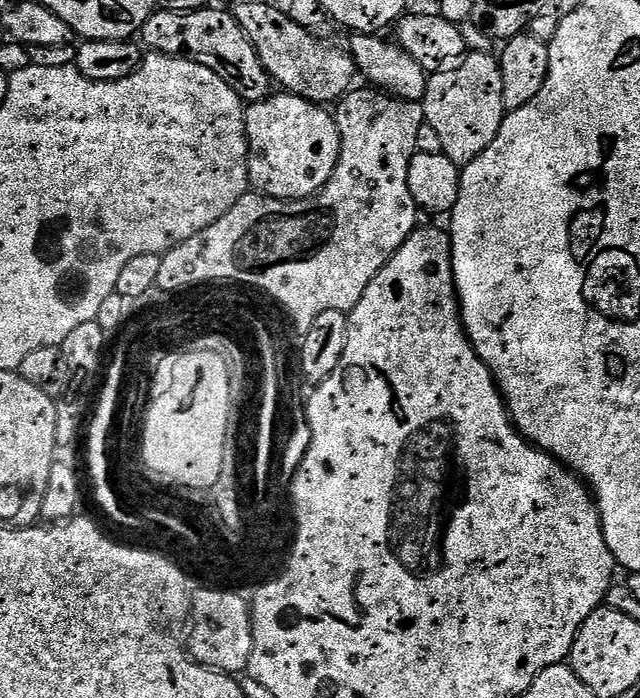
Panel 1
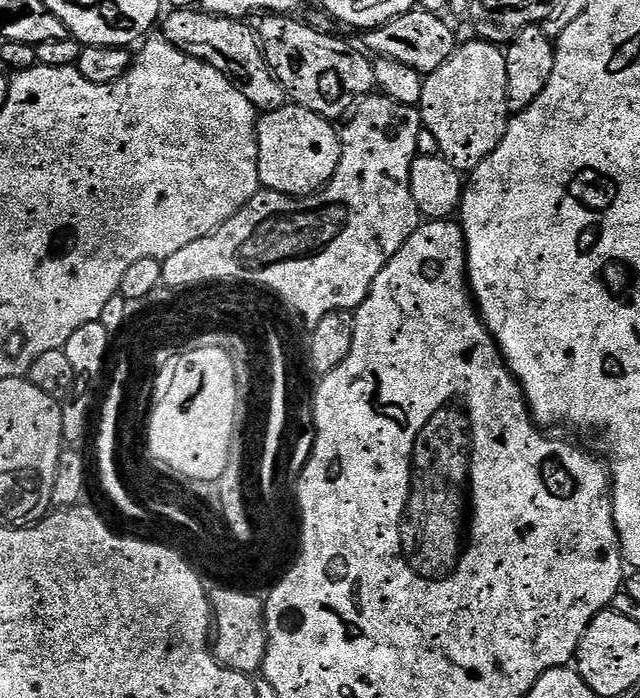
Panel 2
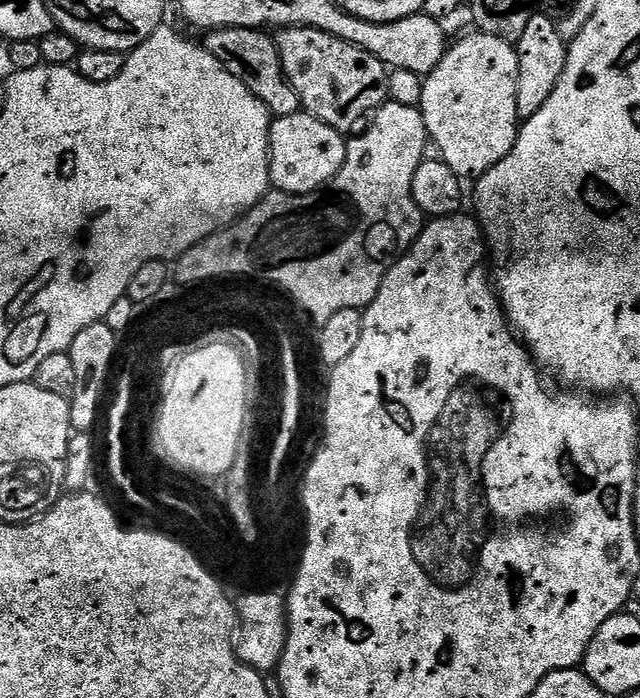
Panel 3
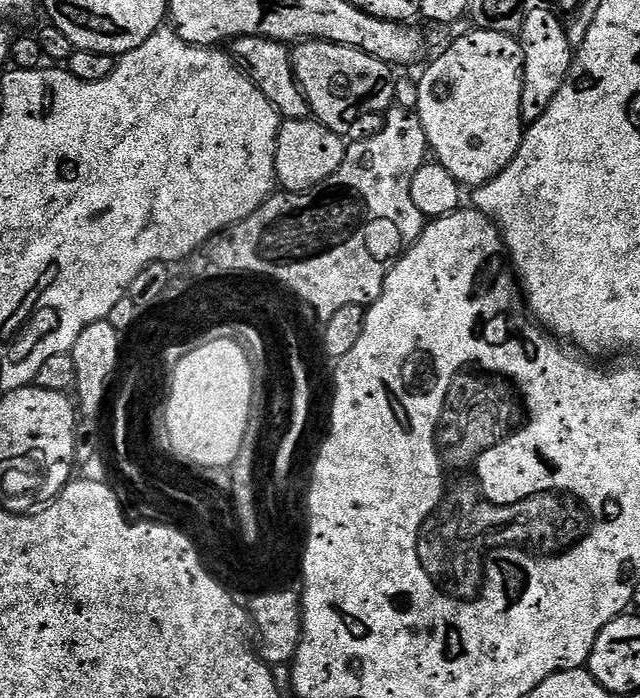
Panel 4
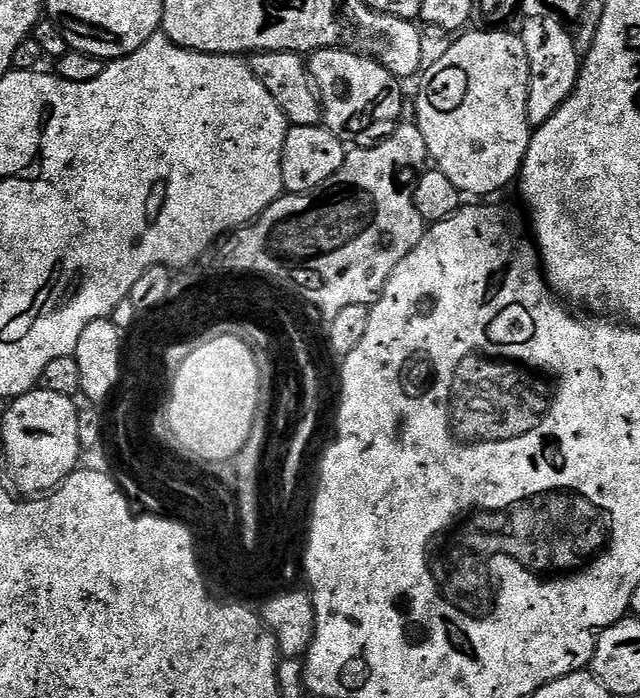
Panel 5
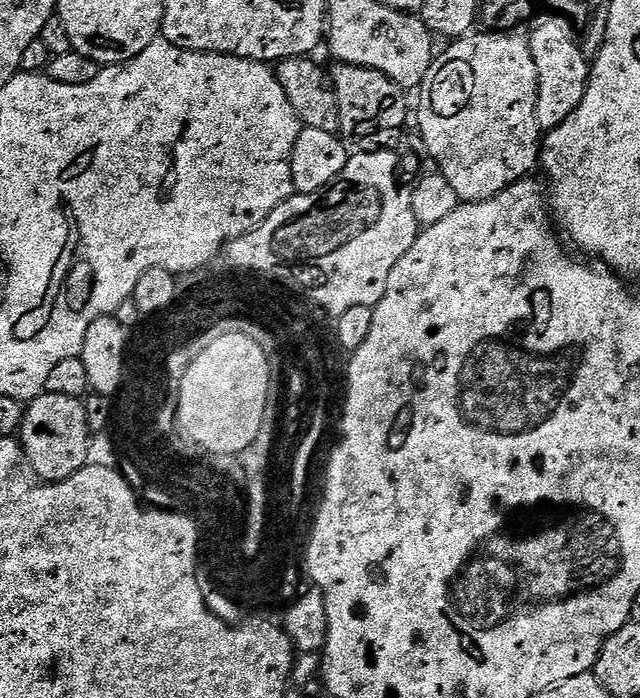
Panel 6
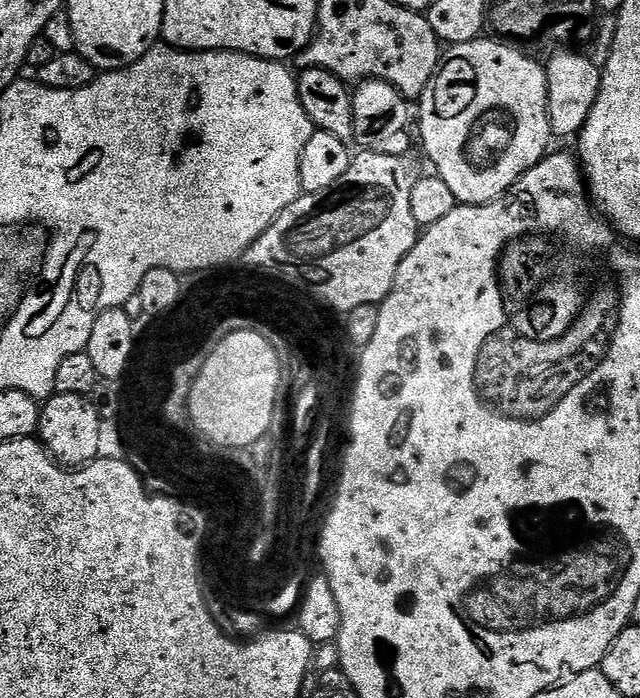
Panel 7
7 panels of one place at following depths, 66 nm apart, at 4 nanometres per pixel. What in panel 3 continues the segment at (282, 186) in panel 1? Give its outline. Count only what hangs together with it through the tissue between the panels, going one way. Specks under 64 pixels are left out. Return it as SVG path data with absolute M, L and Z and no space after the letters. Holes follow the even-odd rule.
M301 110L294 114L275 117L270 126L268 139L271 187L277 192L288 192L291 196L311 196L319 193L328 181L336 177L338 170L342 170L342 162L346 162L347 149L345 133L322 122L317 116L311 116L309 112Z

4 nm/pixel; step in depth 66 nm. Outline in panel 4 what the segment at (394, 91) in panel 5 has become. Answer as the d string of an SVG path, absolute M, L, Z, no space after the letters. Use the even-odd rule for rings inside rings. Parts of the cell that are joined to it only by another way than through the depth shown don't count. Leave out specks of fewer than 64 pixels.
M302 40L291 49L291 54L292 69L305 98L308 100L311 115L342 137L347 137L348 131L359 120L364 120L367 116L378 115L377 117L379 117L381 114L387 113L396 104L398 76L397 73L392 73L395 72L393 65L366 54L360 48L342 46L329 40Z

